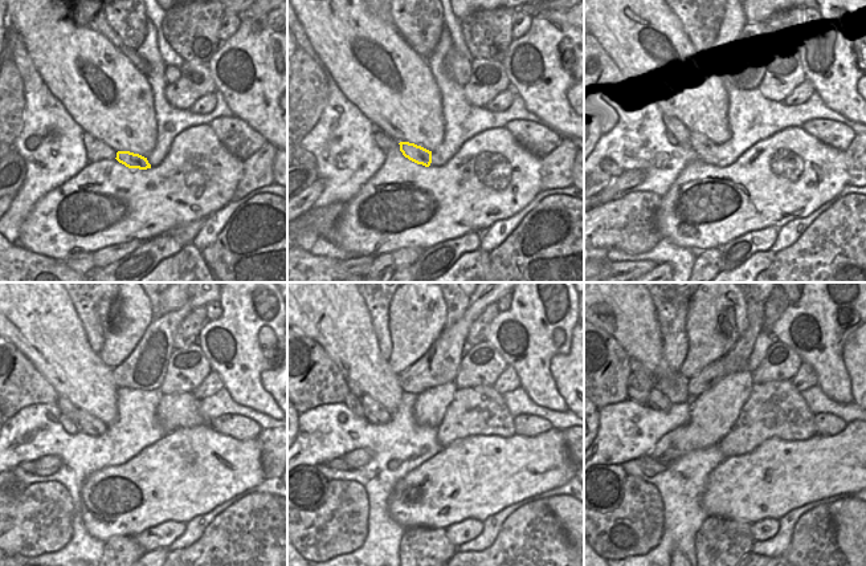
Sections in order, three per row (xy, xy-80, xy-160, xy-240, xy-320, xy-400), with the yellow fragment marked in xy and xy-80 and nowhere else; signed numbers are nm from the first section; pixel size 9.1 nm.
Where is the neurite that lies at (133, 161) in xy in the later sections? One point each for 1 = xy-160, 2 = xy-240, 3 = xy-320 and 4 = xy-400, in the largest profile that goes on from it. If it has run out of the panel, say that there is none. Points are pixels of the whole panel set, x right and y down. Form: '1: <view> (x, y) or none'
1: xy-160 (702, 146)
2: xy-240 (88, 424)
3: xy-320 (375, 412)
4: xy-400 (657, 400)

